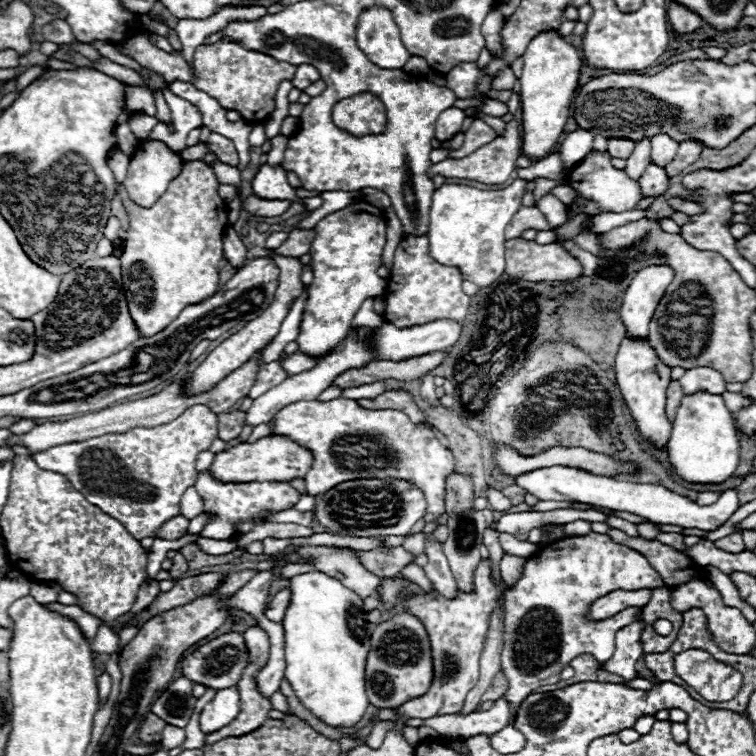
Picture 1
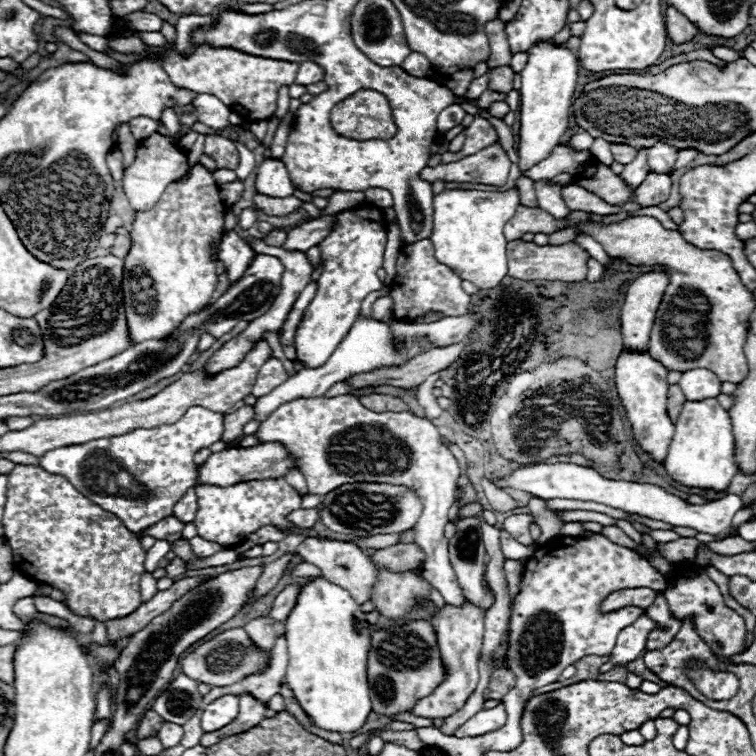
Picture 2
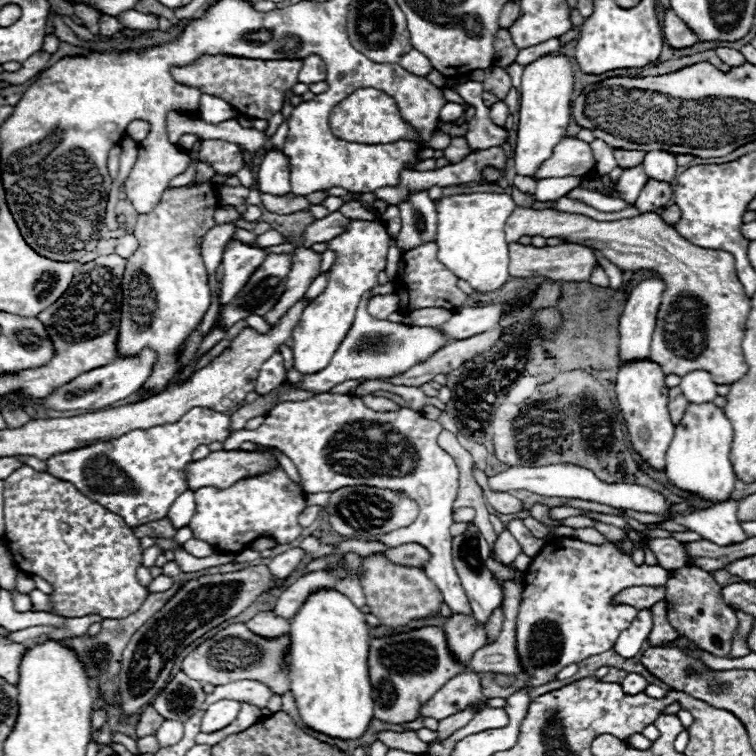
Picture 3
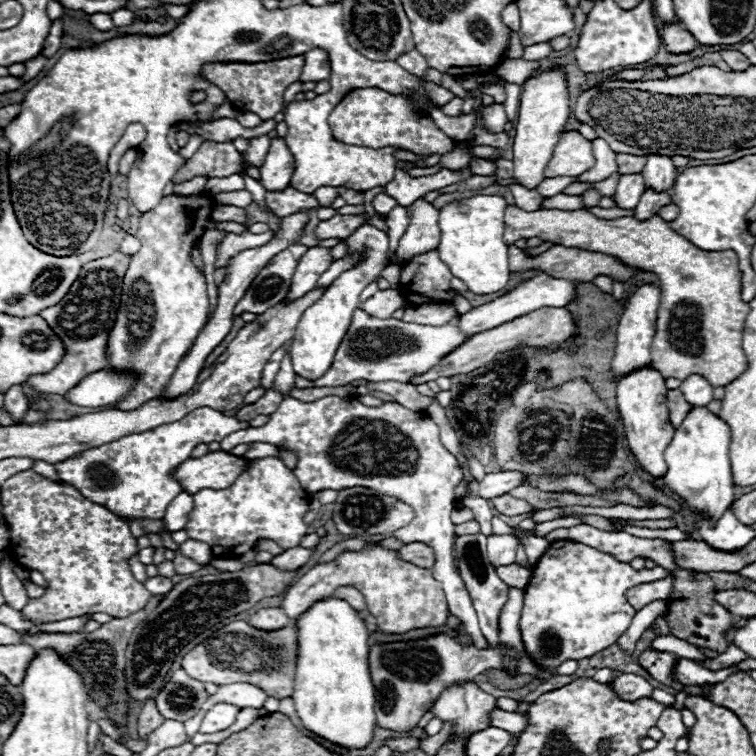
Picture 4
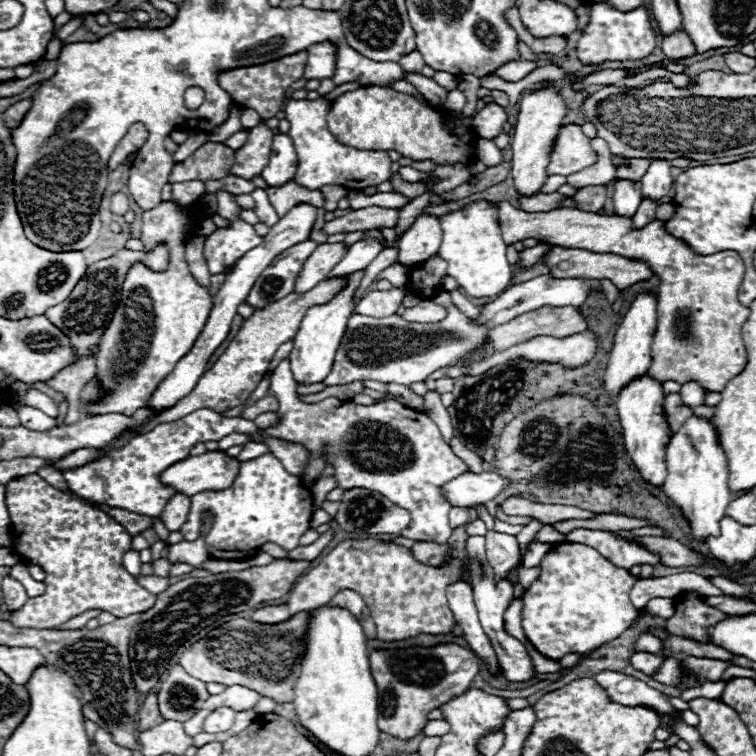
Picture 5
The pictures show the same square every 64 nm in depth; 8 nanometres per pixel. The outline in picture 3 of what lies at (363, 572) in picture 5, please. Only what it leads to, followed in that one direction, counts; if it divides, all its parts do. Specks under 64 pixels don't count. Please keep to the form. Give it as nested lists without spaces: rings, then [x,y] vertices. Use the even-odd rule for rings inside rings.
[[[380,554],[364,558],[364,568],[366,568],[366,578],[364,578],[366,604],[370,606],[370,612],[380,618],[382,624],[404,626],[410,620],[426,618],[430,614],[440,614],[442,594],[438,592],[436,584],[424,574],[422,568],[396,566],[384,560]],[[324,570],[310,572],[310,574],[302,576],[302,578],[298,578],[292,586],[288,586],[280,594],[280,598],[278,598],[278,602],[276,602],[272,612],[278,614],[280,618],[288,620],[288,618],[292,618],[298,612],[298,608],[304,604],[304,600],[308,598],[308,594],[312,590],[316,590],[316,588],[330,588],[330,586],[334,586],[334,582],[336,582],[334,574],[328,574]]]

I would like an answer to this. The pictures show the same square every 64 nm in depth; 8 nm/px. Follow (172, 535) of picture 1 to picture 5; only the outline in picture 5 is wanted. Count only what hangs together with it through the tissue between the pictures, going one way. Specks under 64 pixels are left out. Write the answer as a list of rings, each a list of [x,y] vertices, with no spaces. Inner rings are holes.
[[[92,502],[92,504],[98,506],[98,508],[102,508],[102,510],[106,510],[112,518],[116,518],[122,526],[126,526],[126,530],[130,532],[130,536],[138,536],[138,534],[142,534],[144,530],[152,528],[152,518],[150,518],[150,516],[134,514],[134,512],[128,512],[128,510],[116,510],[116,508],[98,504],[98,502]]]

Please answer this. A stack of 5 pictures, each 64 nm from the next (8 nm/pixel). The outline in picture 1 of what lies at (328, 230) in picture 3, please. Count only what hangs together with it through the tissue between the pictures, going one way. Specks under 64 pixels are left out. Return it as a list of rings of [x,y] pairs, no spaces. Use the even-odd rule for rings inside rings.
[[[292,230],[288,234],[288,240],[282,246],[278,246],[274,252],[280,254],[280,256],[294,256],[294,258],[298,258],[298,256],[308,252],[312,238],[314,238],[314,230]]]

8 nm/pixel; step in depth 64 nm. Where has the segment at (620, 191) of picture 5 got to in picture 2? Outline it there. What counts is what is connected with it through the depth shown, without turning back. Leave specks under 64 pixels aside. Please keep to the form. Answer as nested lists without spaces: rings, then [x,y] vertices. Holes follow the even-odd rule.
[[[642,148],[642,150],[638,150],[634,162],[626,164],[622,178],[636,190],[642,184],[642,180],[646,178],[646,174],[648,174],[648,148]]]

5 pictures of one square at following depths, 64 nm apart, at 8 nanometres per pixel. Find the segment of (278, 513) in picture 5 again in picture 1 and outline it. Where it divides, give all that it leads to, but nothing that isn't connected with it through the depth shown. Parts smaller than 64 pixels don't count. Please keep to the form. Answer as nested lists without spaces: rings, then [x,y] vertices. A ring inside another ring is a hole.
[[[200,472],[198,482],[194,486],[200,496],[204,498],[204,510],[206,512],[214,512],[218,518],[208,522],[204,526],[204,530],[200,532],[200,536],[204,538],[216,538],[216,540],[224,540],[224,538],[232,538],[234,536],[234,522],[238,520],[246,520],[252,516],[258,516],[262,512],[280,512],[280,510],[288,510],[298,502],[298,492],[286,484],[286,482],[218,482],[212,478],[210,472]]]

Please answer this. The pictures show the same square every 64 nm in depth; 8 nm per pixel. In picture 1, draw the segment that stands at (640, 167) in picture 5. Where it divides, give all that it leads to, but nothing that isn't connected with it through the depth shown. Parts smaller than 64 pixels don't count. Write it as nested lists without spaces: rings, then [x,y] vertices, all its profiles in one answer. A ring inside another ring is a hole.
[[[608,138],[608,152],[614,158],[628,158],[634,150],[634,142],[630,142],[628,138]]]

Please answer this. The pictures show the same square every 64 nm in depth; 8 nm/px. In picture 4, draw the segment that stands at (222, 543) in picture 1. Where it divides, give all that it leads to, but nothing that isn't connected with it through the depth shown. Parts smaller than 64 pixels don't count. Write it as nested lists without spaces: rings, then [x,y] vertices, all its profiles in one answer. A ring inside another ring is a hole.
[[[186,540],[184,544],[180,544],[180,550],[184,556],[200,562],[200,564],[206,564],[212,560],[212,550],[206,542],[200,542],[200,540]]]

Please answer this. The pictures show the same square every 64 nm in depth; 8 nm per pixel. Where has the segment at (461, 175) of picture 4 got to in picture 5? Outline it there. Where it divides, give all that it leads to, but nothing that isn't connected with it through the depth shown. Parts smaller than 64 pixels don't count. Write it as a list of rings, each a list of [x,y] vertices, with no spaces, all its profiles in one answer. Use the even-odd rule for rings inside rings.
[[[398,172],[392,176],[390,182],[392,182],[392,192],[398,192],[398,194],[410,198],[410,200],[414,200],[420,194],[426,192],[426,184],[424,182],[406,182],[406,180],[402,180],[402,176]]]

